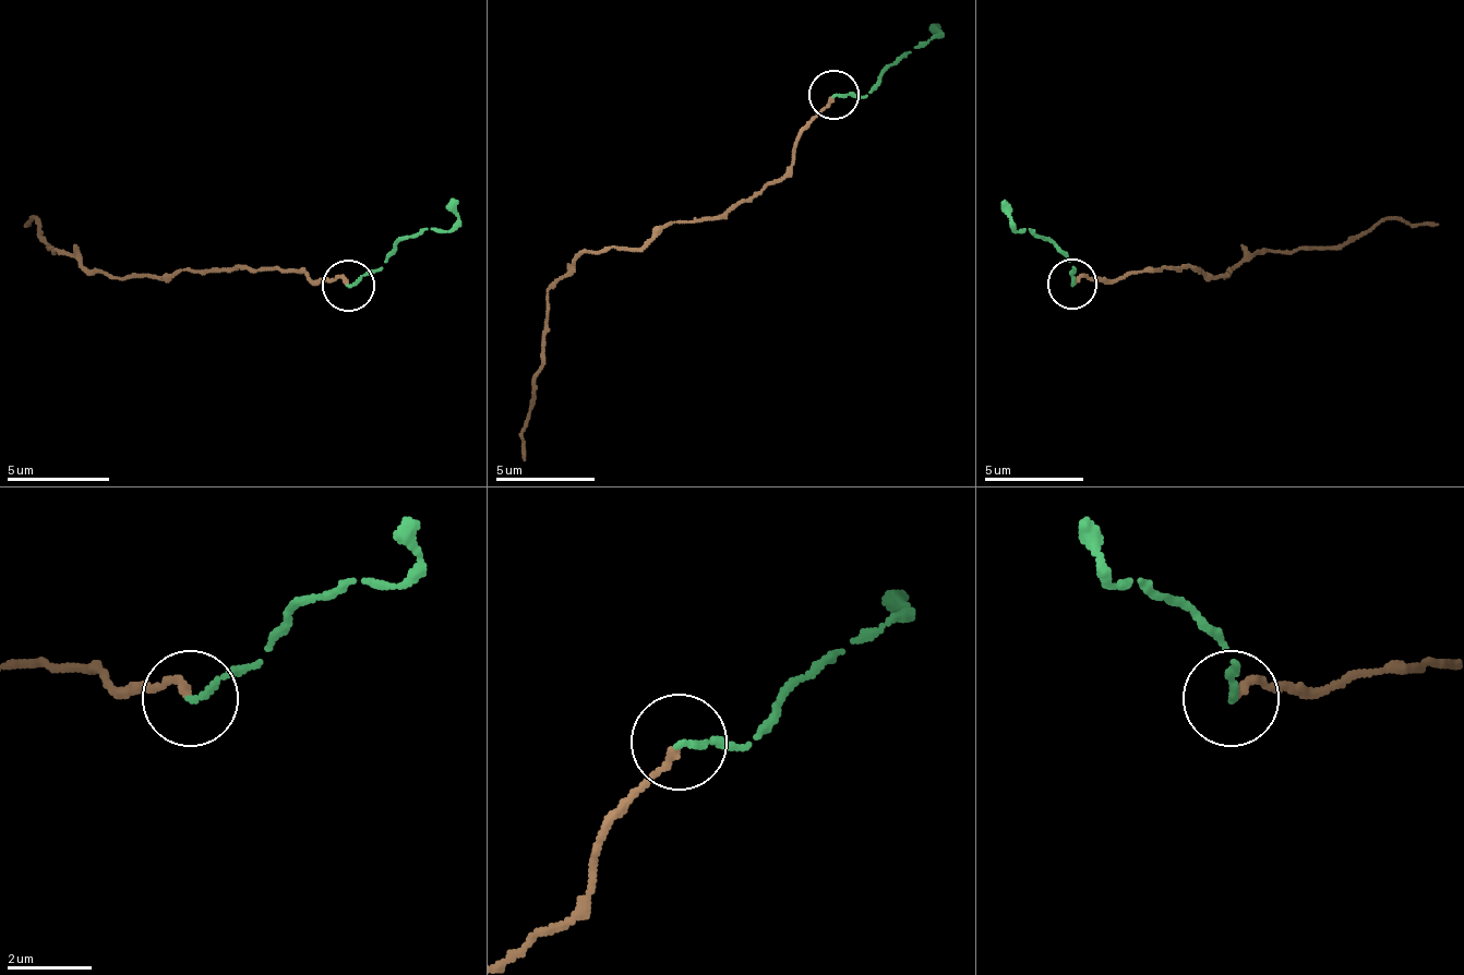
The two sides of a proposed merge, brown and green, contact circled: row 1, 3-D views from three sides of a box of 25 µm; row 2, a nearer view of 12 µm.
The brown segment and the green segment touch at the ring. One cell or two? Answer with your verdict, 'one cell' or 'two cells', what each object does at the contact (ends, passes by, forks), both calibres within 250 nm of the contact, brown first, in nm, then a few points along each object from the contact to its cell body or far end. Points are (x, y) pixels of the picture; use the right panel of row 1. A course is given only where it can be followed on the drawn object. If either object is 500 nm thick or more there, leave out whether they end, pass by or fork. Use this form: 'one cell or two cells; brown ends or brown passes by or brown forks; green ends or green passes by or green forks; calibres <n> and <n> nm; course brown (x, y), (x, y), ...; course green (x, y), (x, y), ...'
one cell; brown ends; green ends; calibres 180 and 130 nm; course brown (1076, 283), (1171, 267), (1231, 273), (1270, 253), (1345, 248), (1390, 218), (1440, 223); course green (1070, 283), (1076, 267), (1046, 238), (1031, 228), (1016, 232), (1006, 197)

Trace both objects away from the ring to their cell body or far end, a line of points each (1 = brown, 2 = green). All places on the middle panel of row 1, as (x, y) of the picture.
1: (832, 98), (758, 193), (668, 223), (638, 248), (584, 253), (549, 292), (524, 462)
2: (832, 93), (863, 98), (887, 69), (937, 34), (933, 28)

